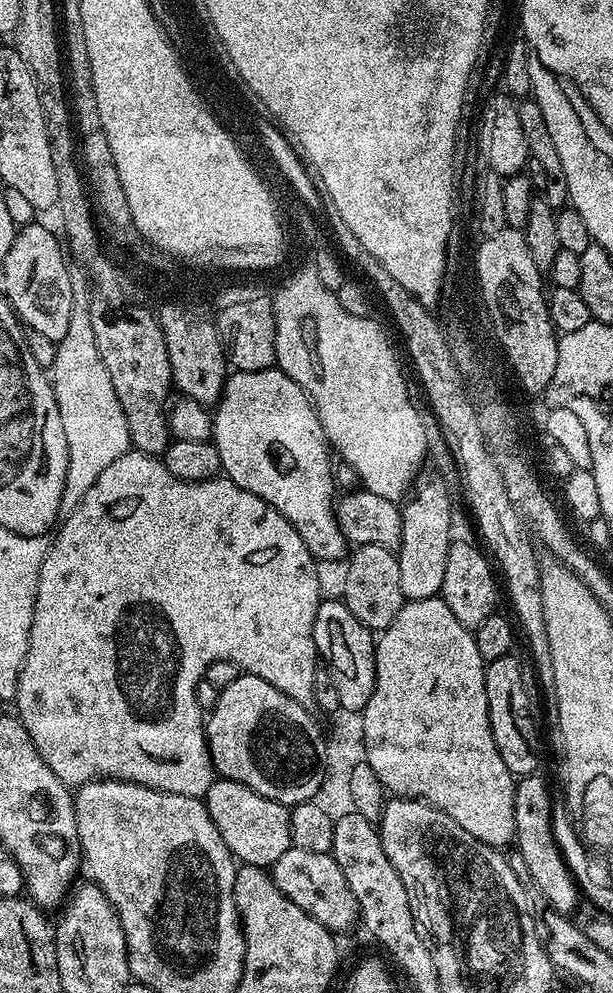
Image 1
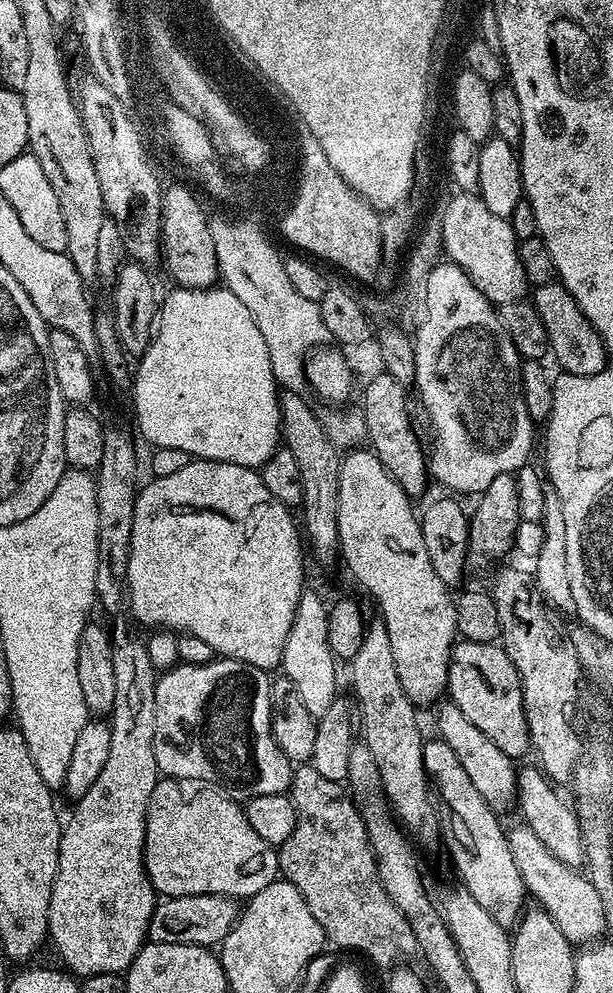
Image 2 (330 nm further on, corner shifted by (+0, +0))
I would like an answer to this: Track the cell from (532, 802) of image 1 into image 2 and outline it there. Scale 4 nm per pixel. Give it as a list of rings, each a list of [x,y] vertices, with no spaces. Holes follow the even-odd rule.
[[[444,703],[435,709],[437,710],[435,735],[446,741],[450,750],[454,750],[458,763],[466,769],[470,782],[474,782],[478,794],[486,798],[486,806],[490,806],[498,814],[504,814],[504,811],[511,804],[513,807],[518,800],[516,786],[518,768],[517,765],[512,765],[515,764],[513,757],[502,754],[502,750],[498,750],[498,746],[494,746],[494,742],[490,742],[490,738],[486,738],[486,734],[482,734],[482,730],[478,730],[478,726],[474,726],[474,722],[470,722],[470,718],[466,718],[466,714],[462,714],[462,710],[458,710],[456,704]]]

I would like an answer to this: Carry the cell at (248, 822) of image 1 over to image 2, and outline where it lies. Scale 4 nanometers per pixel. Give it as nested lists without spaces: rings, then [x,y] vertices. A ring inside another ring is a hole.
[[[157,779],[146,810],[144,831],[144,865],[152,887],[161,897],[218,894],[233,898],[250,898],[258,890],[266,890],[280,872],[277,849],[254,834],[241,801],[233,800],[223,788],[194,780]]]

